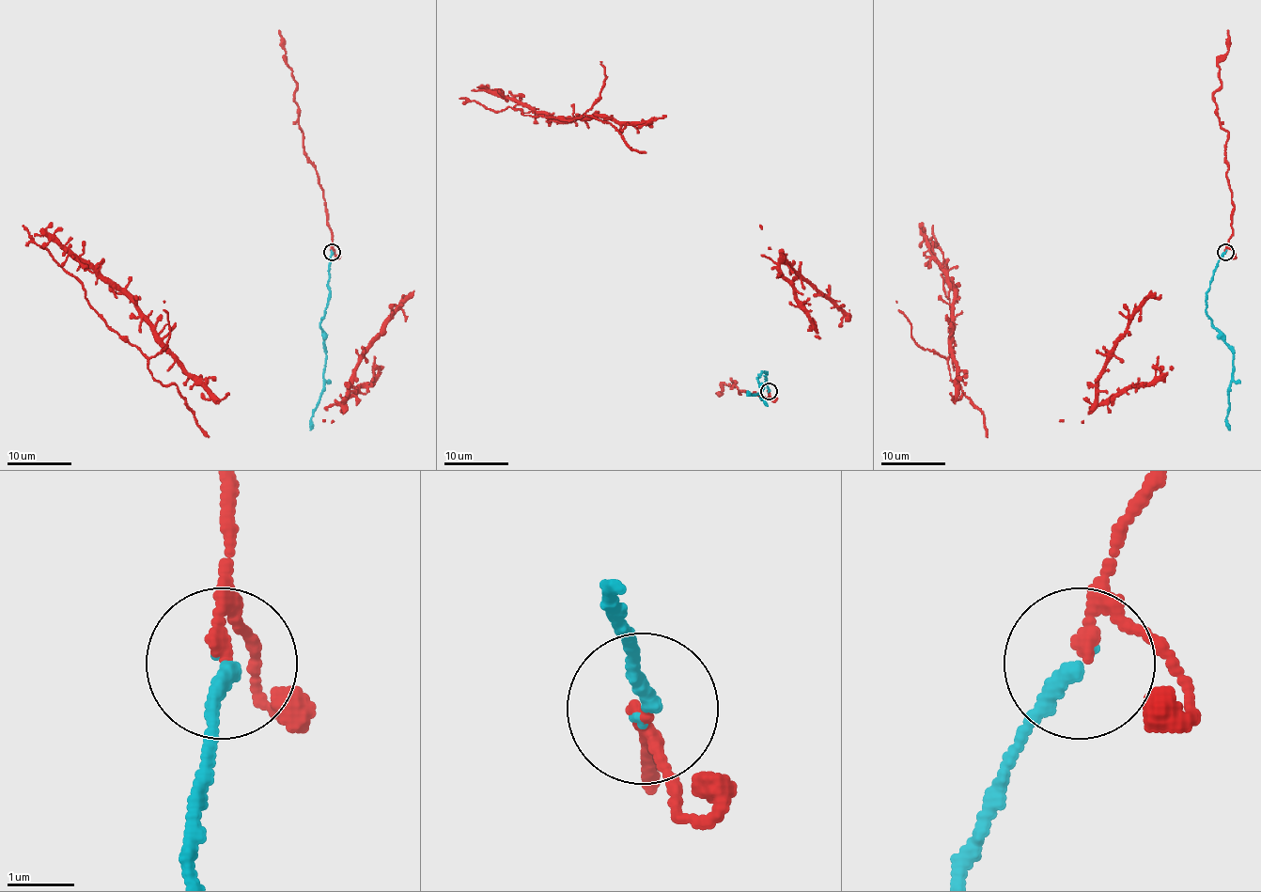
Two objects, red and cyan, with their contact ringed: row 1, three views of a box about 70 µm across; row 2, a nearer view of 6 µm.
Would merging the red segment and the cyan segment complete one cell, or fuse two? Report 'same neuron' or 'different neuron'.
same neuron

